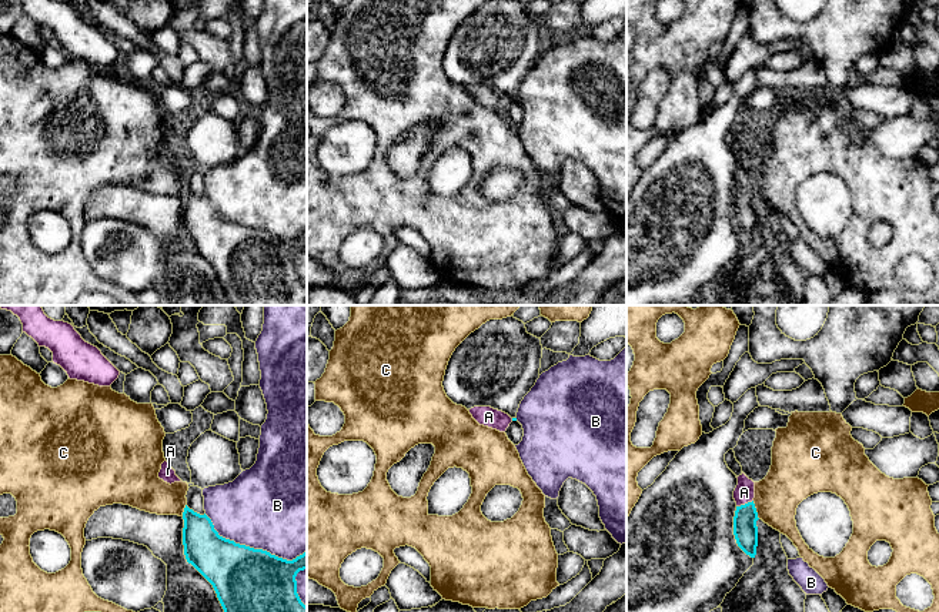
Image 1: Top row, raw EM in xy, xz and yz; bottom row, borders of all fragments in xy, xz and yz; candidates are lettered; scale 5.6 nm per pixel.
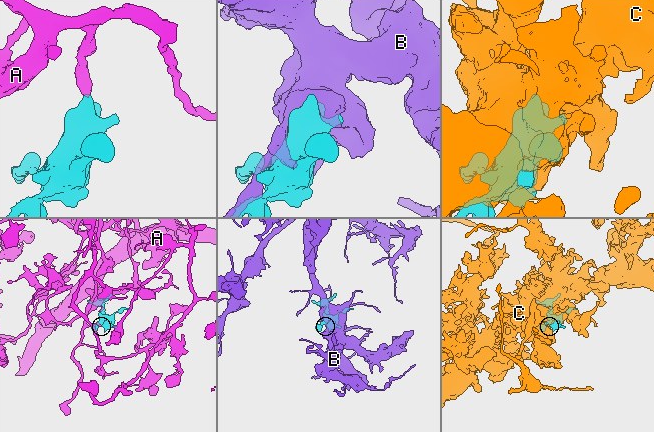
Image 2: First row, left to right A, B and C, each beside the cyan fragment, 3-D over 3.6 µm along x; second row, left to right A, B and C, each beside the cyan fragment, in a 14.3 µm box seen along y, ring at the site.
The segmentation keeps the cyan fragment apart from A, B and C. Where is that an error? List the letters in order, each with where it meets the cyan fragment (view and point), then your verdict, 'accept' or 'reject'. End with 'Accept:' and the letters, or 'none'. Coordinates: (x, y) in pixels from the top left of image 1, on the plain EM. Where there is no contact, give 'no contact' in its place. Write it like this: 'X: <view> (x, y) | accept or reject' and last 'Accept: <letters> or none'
A: yz (745, 184) | accept
B: xy (253, 228) | reject
C: yz (755, 190) | reject
Accept: A

